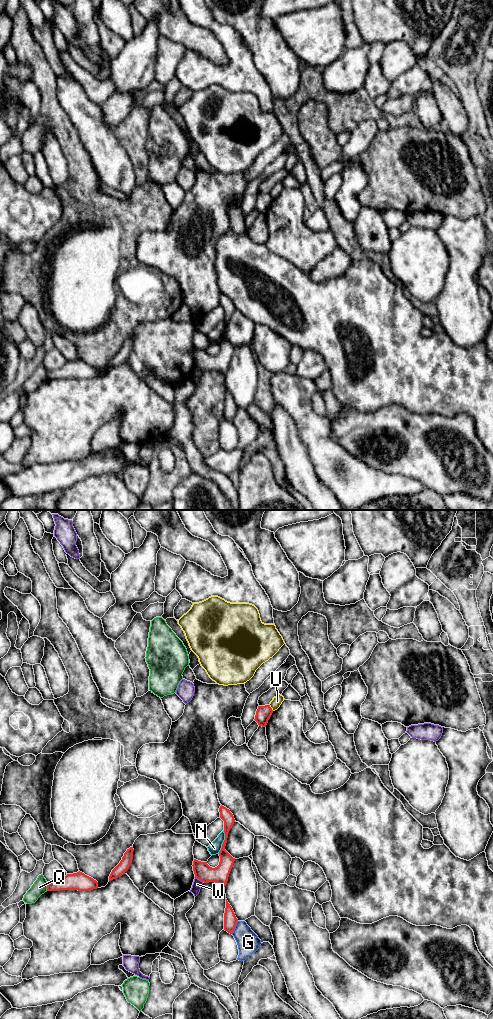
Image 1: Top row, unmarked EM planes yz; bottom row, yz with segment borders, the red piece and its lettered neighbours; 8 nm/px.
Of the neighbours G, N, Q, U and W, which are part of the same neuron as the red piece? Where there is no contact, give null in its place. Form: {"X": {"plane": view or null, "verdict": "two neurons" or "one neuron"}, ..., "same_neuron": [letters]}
{"G": {"plane": "yz", "verdict": "two neurons"}, "N": {"plane": "yz", "verdict": "two neurons"}, "Q": {"plane": "yz", "verdict": "two neurons"}, "U": {"plane": "yz", "verdict": "two neurons"}, "W": {"plane": "yz", "verdict": "two neurons"}, "same_neuron": []}

